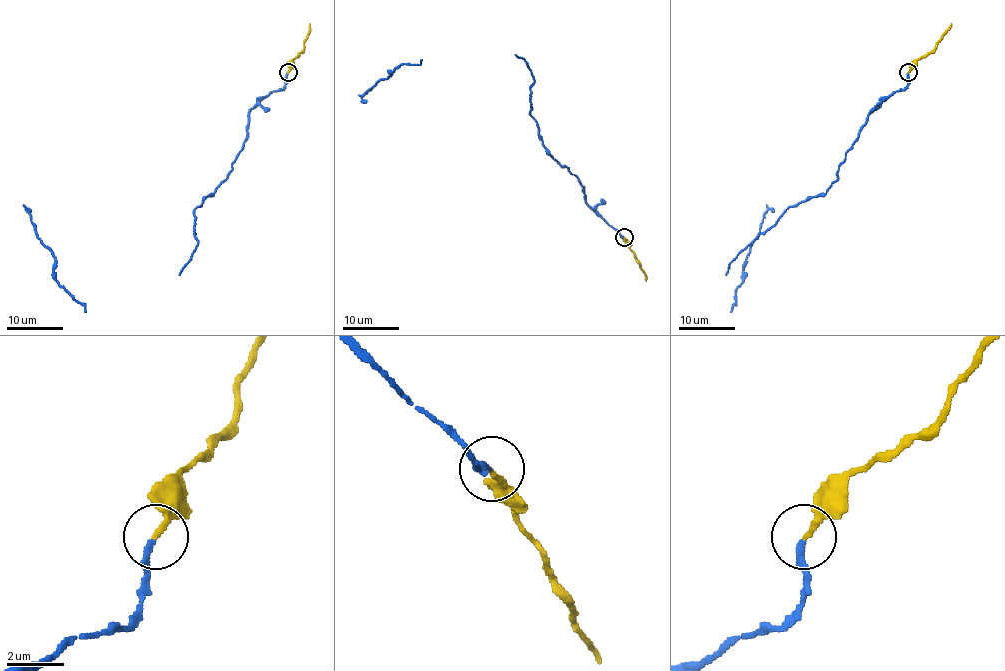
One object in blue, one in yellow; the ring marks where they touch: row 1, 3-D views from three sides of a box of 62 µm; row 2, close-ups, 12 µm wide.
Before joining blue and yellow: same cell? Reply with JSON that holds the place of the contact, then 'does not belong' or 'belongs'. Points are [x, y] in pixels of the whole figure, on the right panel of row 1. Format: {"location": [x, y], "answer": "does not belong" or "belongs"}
{"location": [908, 72], "answer": "belongs"}

